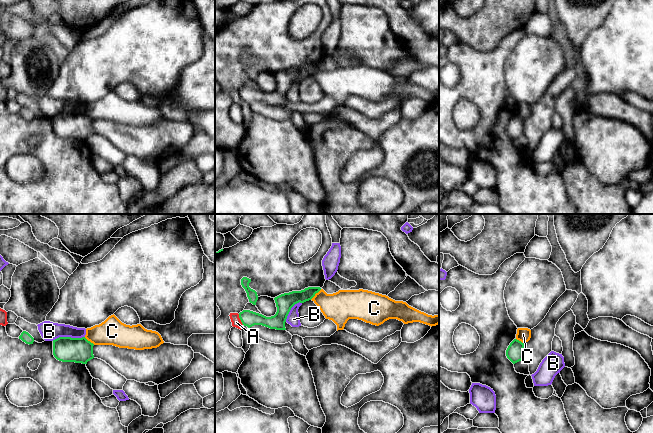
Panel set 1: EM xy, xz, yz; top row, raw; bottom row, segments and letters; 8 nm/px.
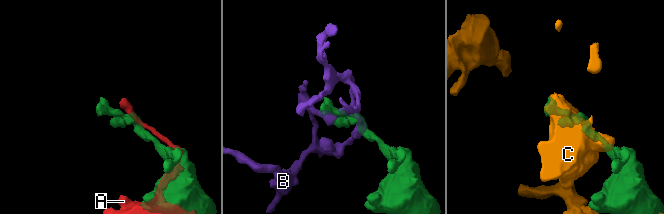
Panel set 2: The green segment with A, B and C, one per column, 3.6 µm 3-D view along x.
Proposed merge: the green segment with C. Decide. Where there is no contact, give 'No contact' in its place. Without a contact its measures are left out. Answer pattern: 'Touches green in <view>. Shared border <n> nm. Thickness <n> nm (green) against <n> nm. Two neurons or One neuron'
Touches green in xz. Shared border 130 nm. Thickness 140 nm (green) against 240 nm. Two neurons

